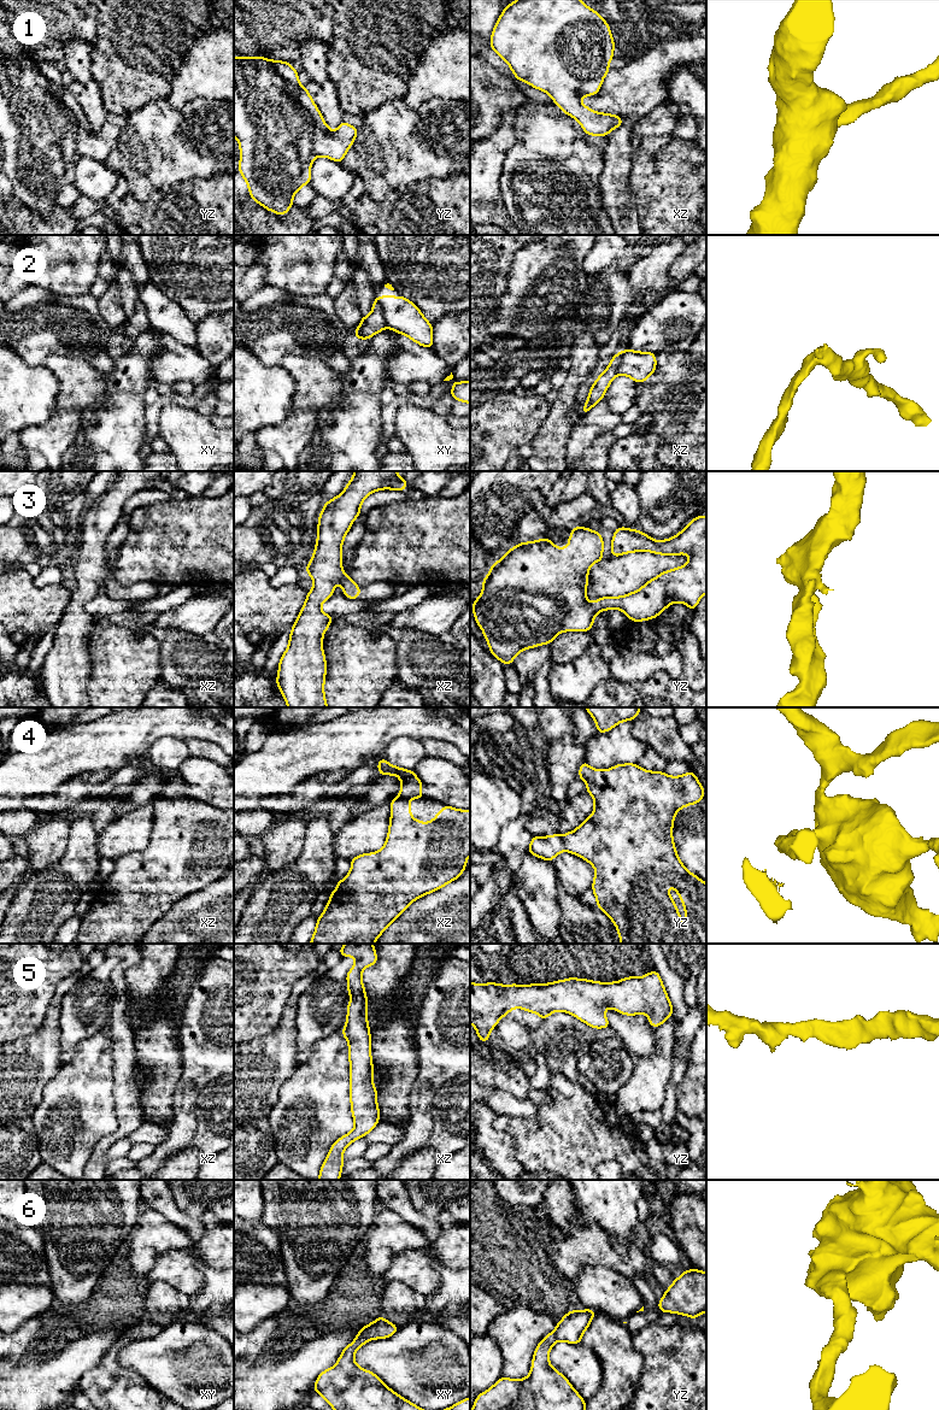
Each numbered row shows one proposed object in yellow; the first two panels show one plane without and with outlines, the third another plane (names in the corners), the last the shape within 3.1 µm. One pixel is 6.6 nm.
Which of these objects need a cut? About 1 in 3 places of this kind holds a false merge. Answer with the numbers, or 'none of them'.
2

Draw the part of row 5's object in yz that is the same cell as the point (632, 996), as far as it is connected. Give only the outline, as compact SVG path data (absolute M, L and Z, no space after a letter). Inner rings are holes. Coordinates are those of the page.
M653 970L641 977L626 977L616 982L589 981L587 979L569 977L564 981L551 983L533 983L520 986L512 983L497 985L489 981L486 985L470 982L470 1023L475 1027L482 1042L488 1042L489 1032L495 1028L499 1020L515 1007L530 1011L546 1020L552 1012L563 1011L575 1016L592 1028L610 1028L605 1010L611 1006L615 1011L634 1016L646 1014L649 1023L657 1028L664 1023L668 1016L674 1017L673 1005L663 986L661 975Z

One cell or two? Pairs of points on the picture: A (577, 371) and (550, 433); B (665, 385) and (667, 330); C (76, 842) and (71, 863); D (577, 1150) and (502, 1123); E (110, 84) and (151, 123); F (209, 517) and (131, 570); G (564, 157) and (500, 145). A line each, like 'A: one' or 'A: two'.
A: one
B: two
C: one
D: one
E: two
F: one
G: two

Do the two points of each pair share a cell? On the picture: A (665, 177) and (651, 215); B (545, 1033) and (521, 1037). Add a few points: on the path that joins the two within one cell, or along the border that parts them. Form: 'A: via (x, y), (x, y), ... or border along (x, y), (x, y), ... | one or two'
A: via (665, 187), (659, 194), (659, 205) | one
B: border along (526, 1028), (533, 1046) | two

